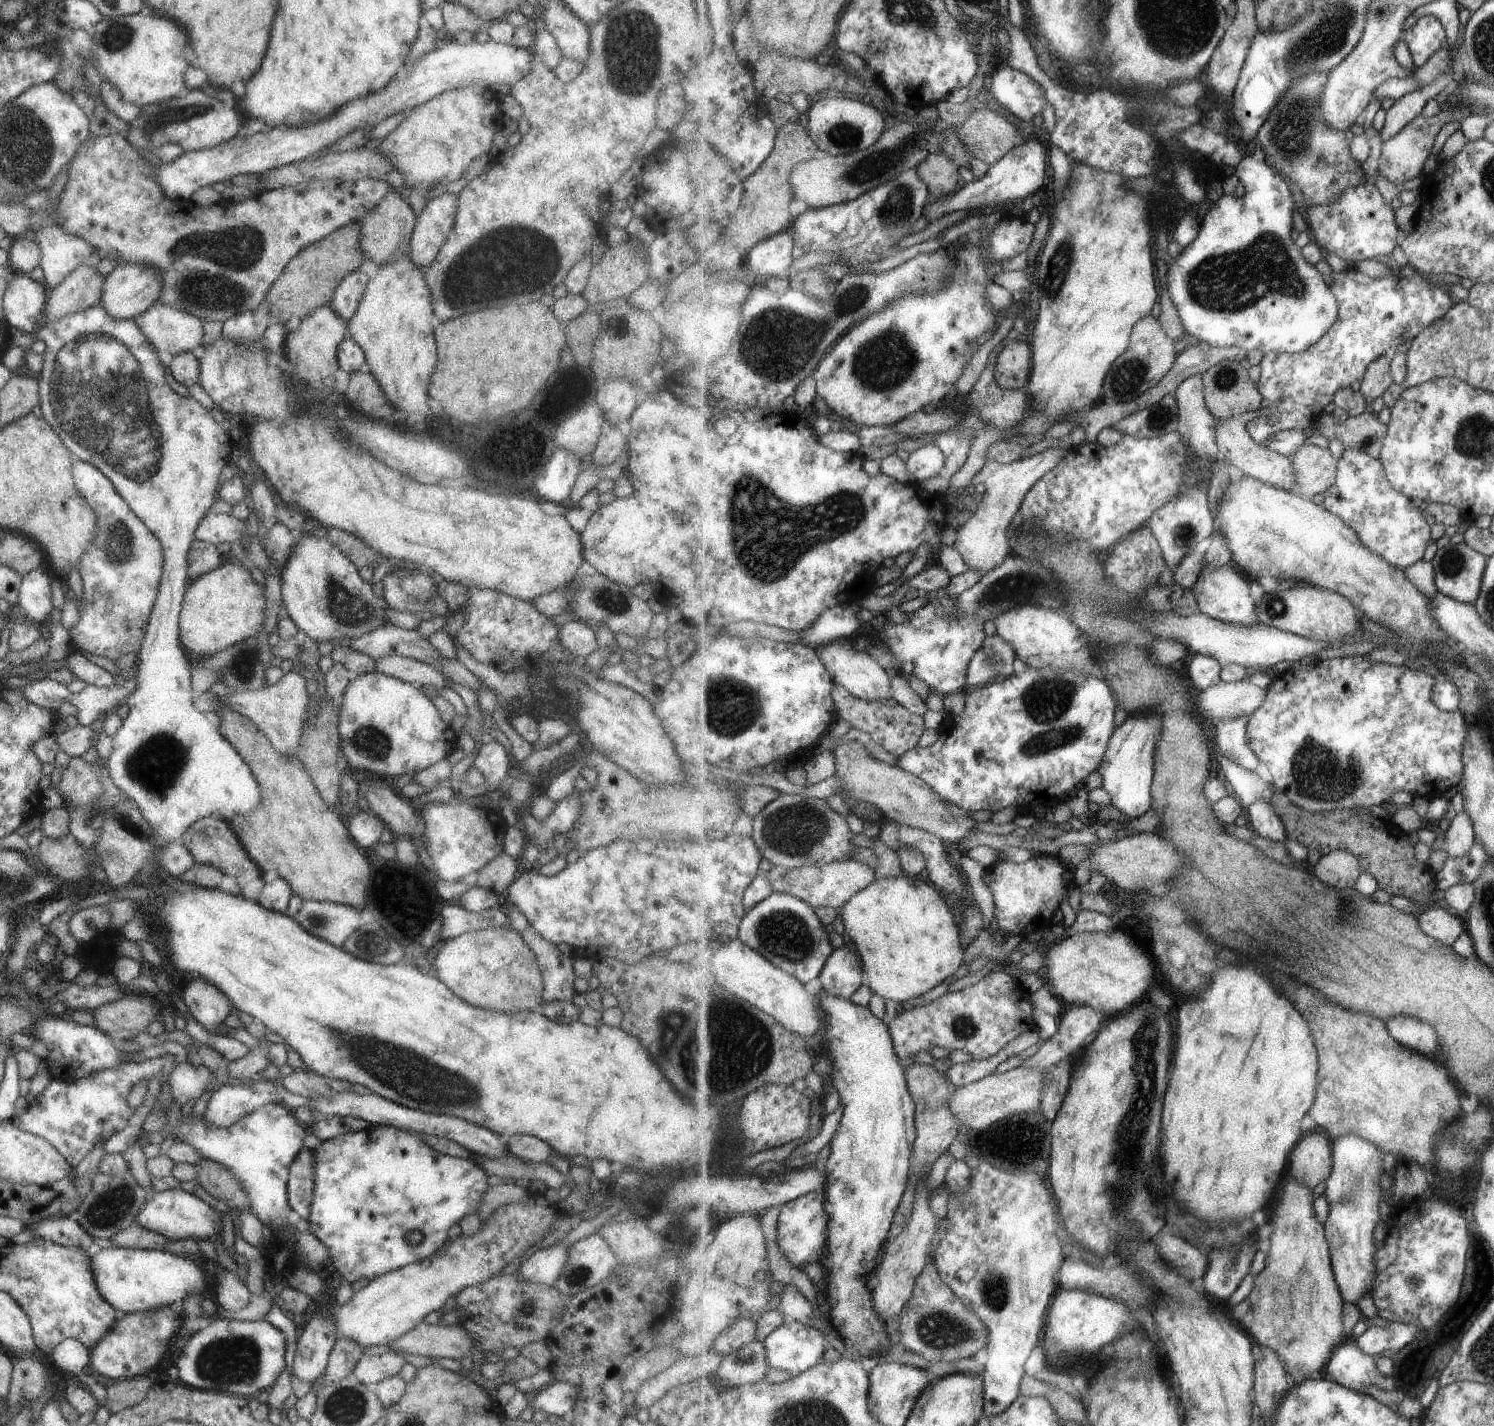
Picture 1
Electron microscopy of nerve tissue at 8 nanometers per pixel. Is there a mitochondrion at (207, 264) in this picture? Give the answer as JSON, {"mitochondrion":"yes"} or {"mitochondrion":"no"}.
{"mitochondrion":"yes"}

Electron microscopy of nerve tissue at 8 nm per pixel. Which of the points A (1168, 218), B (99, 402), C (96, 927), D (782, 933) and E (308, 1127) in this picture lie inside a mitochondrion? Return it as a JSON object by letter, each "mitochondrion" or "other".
{"A":"other","B":"mitochondrion","C":"other","D":"mitochondrion","E":"other"}

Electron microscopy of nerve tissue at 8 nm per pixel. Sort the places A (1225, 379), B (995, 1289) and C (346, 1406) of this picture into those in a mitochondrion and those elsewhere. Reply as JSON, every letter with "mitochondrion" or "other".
{"A":"mitochondrion","B":"mitochondrion","C":"mitochondrion"}

